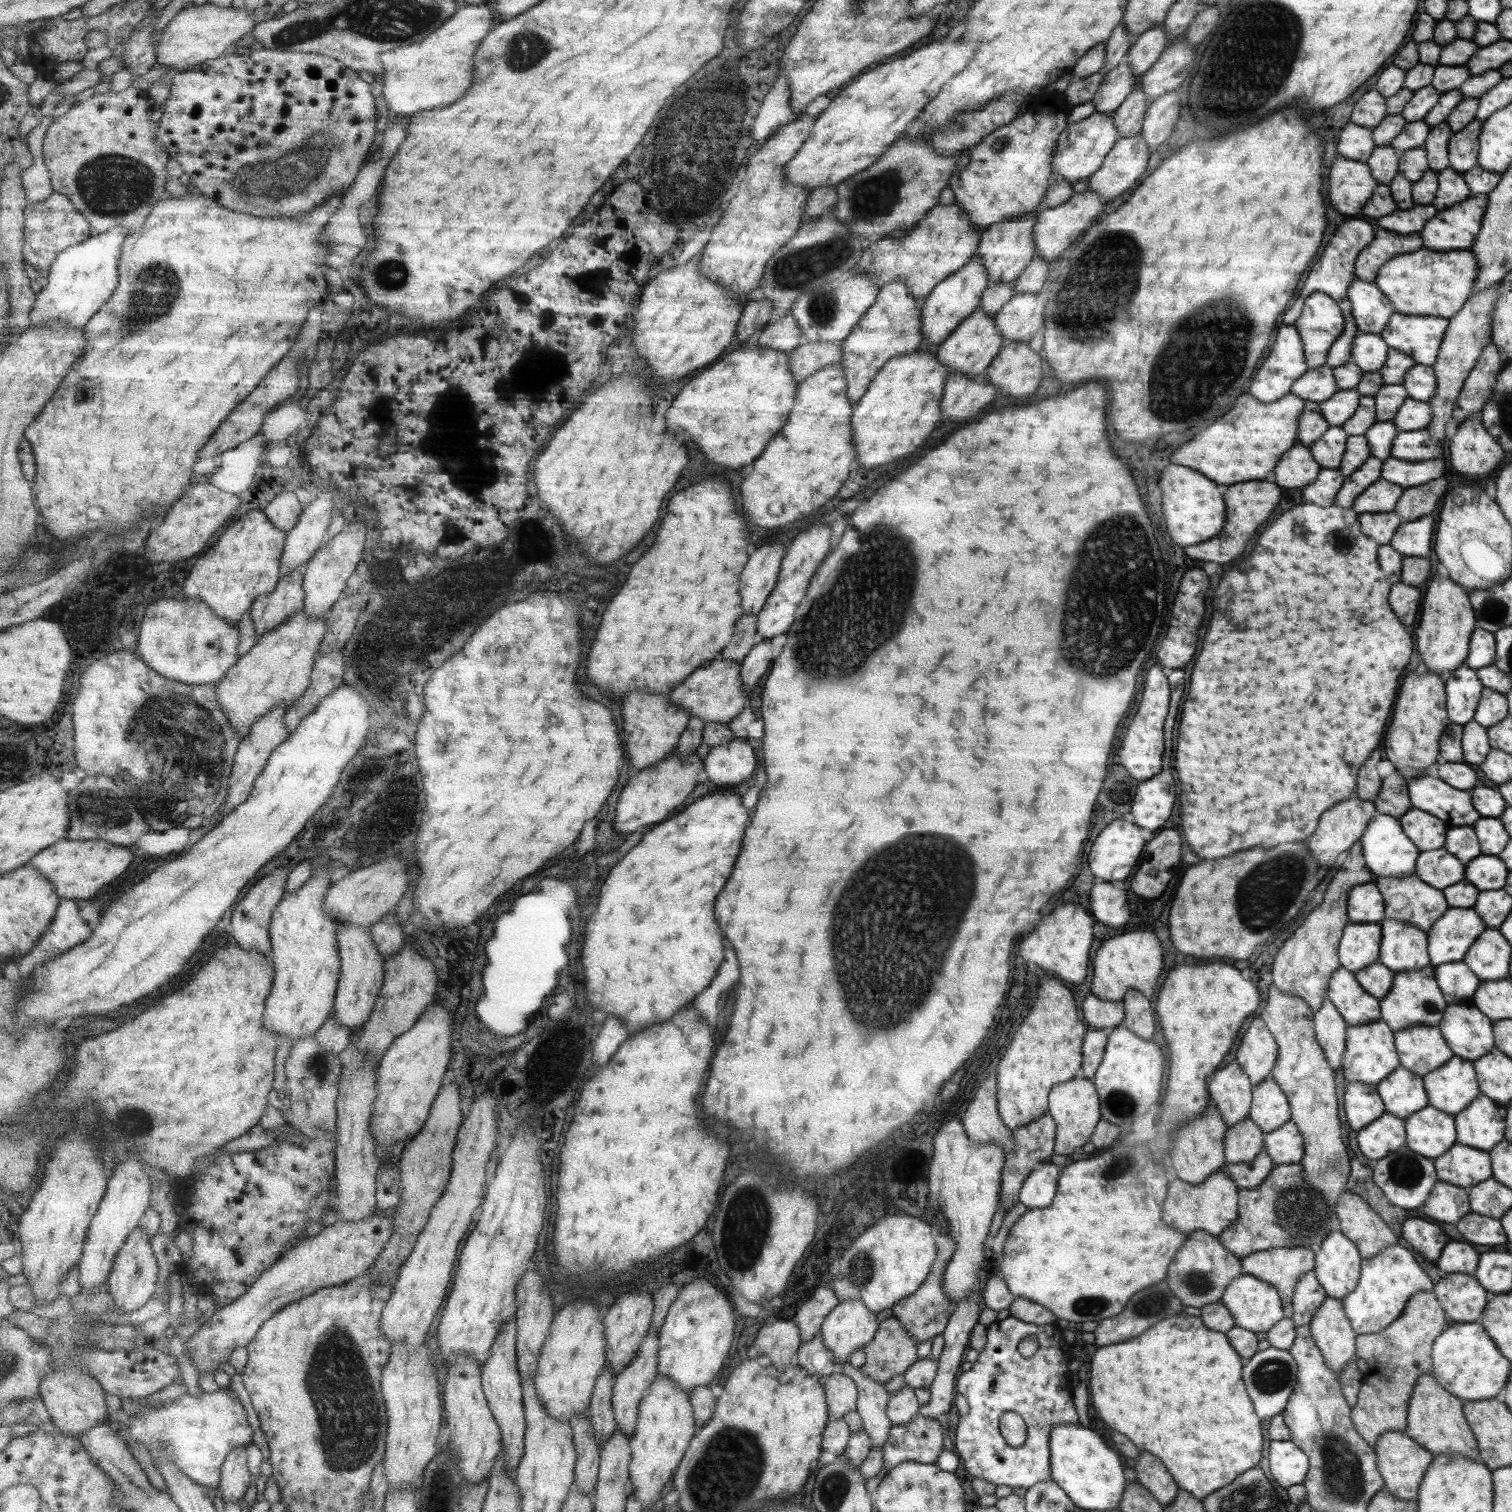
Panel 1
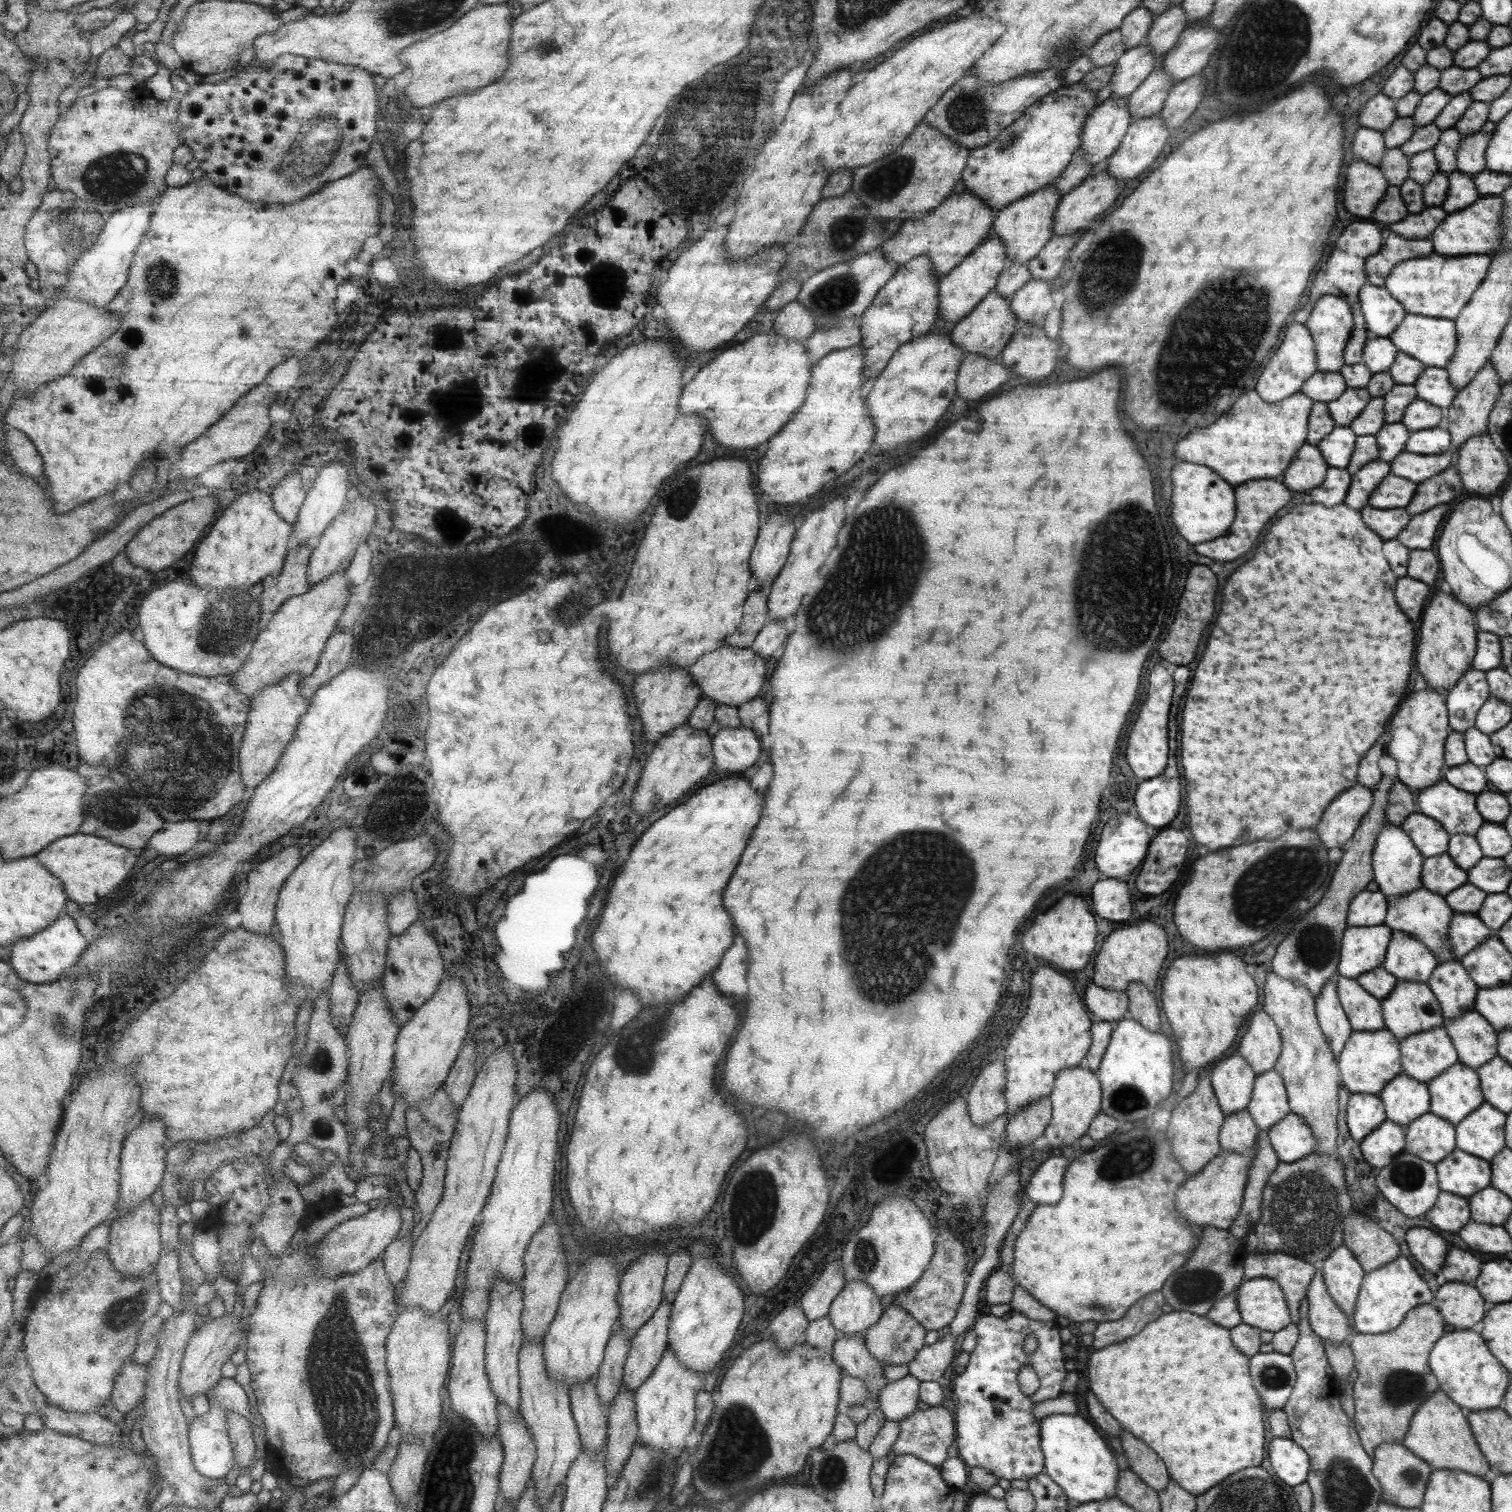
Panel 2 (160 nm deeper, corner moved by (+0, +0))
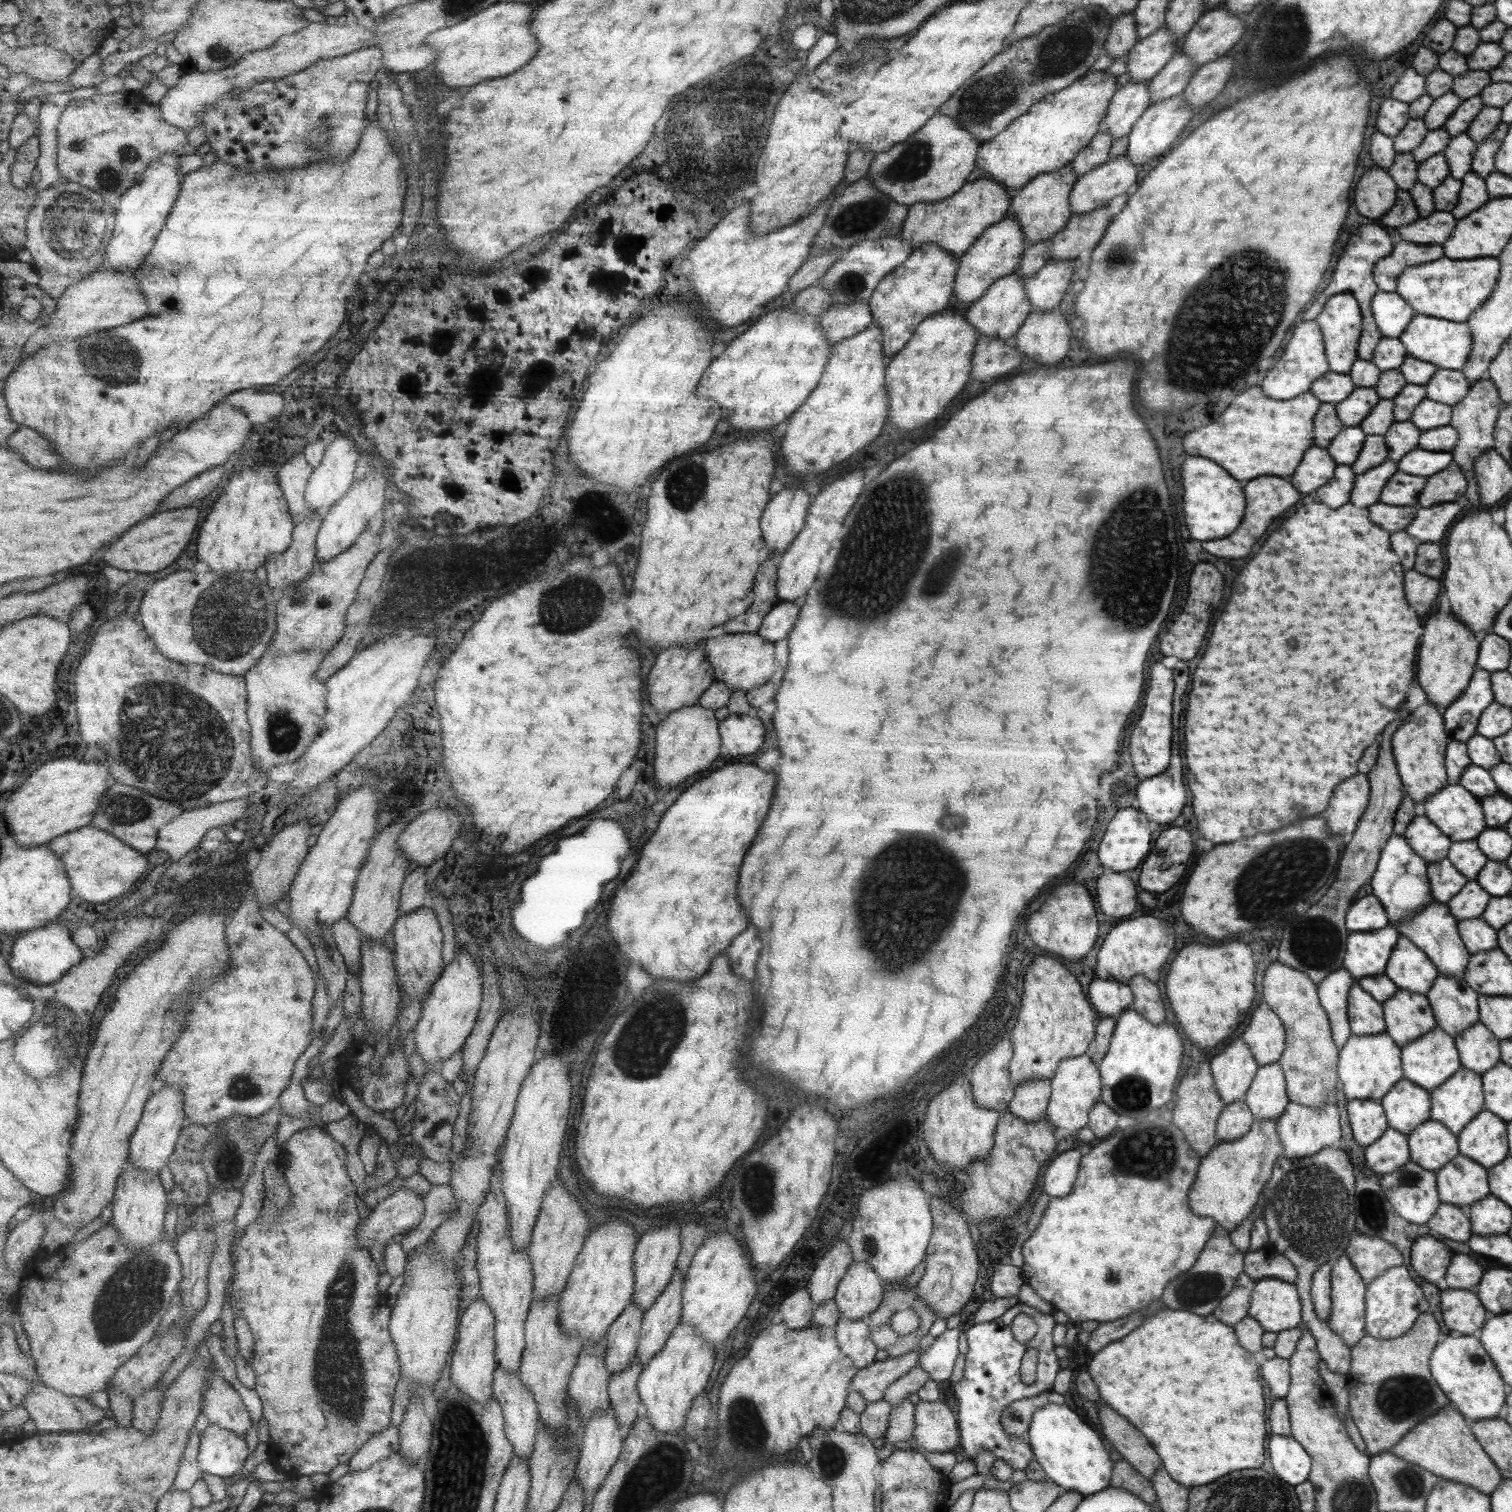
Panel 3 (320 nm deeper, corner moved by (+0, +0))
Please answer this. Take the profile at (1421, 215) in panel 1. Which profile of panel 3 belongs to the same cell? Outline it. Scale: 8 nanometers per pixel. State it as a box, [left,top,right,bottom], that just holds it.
[1395,211,1456,245]

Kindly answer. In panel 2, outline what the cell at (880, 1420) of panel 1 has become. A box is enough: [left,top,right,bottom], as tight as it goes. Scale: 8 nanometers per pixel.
[831,1331,886,1410]

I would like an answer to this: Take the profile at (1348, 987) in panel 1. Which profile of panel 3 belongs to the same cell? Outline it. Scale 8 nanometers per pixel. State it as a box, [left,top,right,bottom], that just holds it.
[1348,983,1385,1036]

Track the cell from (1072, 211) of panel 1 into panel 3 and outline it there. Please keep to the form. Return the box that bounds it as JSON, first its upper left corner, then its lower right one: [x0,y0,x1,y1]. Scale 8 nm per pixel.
[1069,156,1138,213]

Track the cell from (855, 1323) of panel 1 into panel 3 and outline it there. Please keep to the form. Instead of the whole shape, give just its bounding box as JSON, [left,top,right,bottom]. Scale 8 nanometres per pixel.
[833,1261,884,1320]

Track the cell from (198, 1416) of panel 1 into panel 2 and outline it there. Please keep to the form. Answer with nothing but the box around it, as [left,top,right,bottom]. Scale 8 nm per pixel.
[190,1377,250,1479]

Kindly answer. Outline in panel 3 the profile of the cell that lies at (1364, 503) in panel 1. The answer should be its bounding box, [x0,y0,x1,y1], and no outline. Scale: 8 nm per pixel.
[1381,472,1425,506]

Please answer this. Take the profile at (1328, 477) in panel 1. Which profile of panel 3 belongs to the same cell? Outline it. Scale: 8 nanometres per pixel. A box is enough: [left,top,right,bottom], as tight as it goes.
[1315,465,1356,510]

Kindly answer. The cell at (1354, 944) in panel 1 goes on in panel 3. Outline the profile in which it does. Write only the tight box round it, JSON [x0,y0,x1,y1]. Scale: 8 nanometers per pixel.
[1343,924,1400,979]

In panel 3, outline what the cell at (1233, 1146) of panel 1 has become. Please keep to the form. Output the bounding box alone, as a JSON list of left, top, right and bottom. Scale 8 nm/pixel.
[1216,1100,1252,1142]

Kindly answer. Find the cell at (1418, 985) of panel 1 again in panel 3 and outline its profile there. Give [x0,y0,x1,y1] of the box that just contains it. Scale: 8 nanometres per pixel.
[1384,991,1436,1047]

